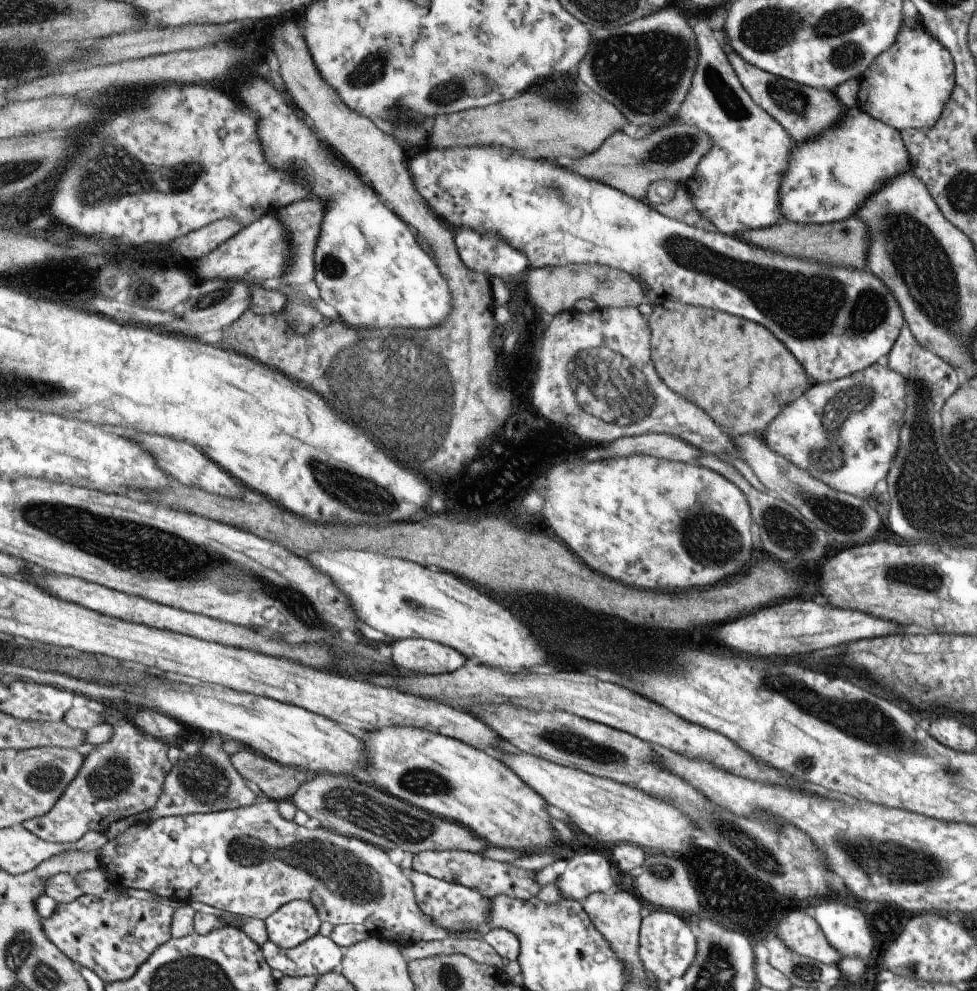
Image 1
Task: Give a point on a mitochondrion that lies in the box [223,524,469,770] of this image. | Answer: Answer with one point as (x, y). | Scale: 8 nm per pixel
(410, 604)

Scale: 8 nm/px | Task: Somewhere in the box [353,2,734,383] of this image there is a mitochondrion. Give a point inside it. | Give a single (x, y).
(644, 70)

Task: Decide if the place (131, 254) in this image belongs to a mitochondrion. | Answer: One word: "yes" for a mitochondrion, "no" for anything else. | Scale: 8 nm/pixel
no

